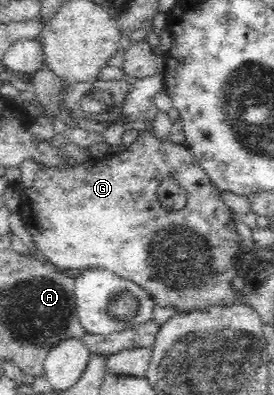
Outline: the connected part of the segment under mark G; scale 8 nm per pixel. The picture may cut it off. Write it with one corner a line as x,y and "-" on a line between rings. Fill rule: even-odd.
139,131
138,138
132,145
127,145
126,151
116,153
112,157
108,156
106,159
91,159
87,163
93,163
92,165
84,163
74,165
74,167
41,167
35,175
32,187
20,192
19,215
35,238
38,250
42,252
49,263
52,261
58,267
64,267
64,269
108,269
108,271
139,285
154,299
155,306
172,307
172,309
176,309
177,314
208,310
210,307
230,307
230,305
240,304
238,295
241,294
234,289
232,281
238,277
240,267
244,265
242,259
246,257
248,250
242,247
242,237
232,223
233,209
220,197
222,195
220,187
216,186
210,176
198,166
192,153
185,146
177,145
172,141
162,142
156,135
153,135
154,133
155,131
-
168,176
174,176
187,194
186,205
178,211
164,209
157,198
157,189
162,180

